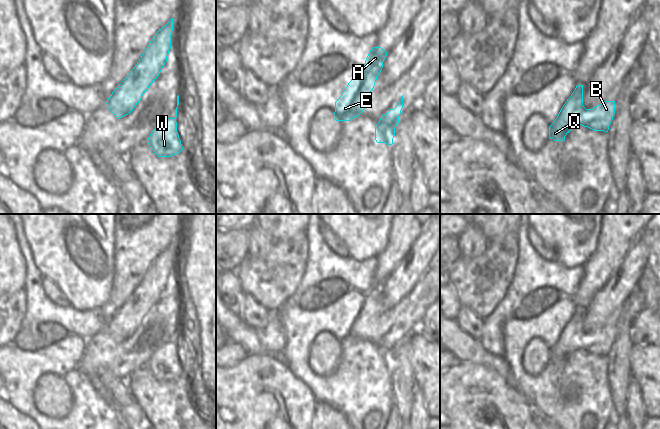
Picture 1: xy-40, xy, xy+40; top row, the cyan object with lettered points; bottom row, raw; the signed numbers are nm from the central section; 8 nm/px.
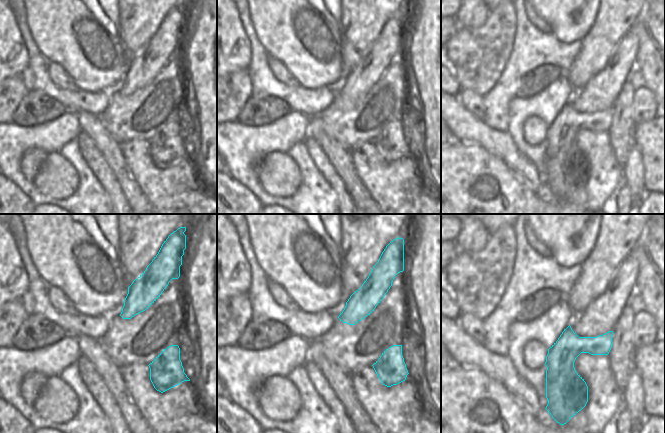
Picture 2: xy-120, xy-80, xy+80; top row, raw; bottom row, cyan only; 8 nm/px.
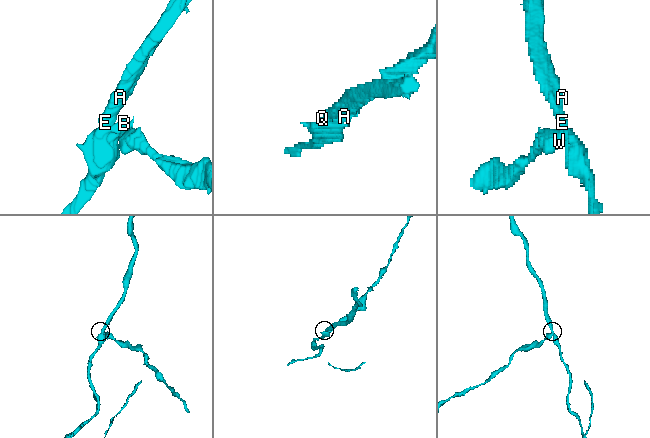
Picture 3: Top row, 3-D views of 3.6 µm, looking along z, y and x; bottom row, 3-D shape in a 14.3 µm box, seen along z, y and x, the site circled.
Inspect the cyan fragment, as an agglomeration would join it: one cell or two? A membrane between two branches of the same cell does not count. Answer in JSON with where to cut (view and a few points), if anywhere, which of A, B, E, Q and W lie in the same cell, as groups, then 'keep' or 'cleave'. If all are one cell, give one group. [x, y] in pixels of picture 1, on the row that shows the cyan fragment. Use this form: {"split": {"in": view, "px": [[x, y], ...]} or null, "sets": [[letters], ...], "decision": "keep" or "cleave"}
{"split": {"in": "xy", "px": [[386, 114], [385, 122], [377, 125]]}, "sets": [["A", "B", "E", "Q"], ["W"]], "decision": "cleave"}

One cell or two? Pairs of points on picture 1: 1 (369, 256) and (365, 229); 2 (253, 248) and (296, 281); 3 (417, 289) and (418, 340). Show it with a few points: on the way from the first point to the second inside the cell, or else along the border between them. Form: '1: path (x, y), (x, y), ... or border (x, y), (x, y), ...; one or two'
1: border (373, 225), (371, 243), (365, 252), (345, 250); two
2: border (249, 233), (260, 250), (261, 260); two
3: border (411, 294), (422, 310), (426, 326); two

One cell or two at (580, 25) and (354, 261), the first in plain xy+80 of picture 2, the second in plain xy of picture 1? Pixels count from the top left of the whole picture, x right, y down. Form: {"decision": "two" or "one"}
{"decision": "two"}

